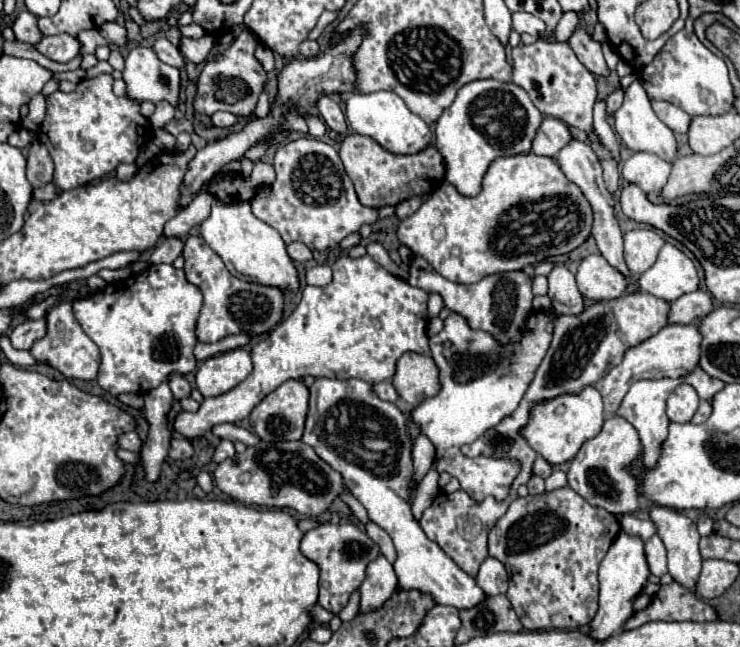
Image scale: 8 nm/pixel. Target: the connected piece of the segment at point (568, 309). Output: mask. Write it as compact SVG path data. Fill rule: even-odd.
M554 266L548 274L548 296L556 314L580 314L584 310L574 274L566 266Z

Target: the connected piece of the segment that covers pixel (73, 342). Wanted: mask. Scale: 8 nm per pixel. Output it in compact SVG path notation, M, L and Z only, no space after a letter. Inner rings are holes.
M62 300L52 310L48 310L48 334L46 338L38 340L38 346L30 348L30 354L52 368L56 368L66 378L80 378L80 380L94 380L100 366L100 352L98 346L84 334L80 324L72 314L72 302Z

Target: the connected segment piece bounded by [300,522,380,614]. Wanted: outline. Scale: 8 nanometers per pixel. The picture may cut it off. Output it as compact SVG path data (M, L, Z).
M324 522L312 530L308 530L302 540L300 540L300 552L312 560L318 570L320 570L320 582L318 582L318 604L326 608L332 614L338 614L350 594L360 588L364 574L366 574L366 564L378 558L380 548L374 544L366 532L362 532L354 524L330 524Z

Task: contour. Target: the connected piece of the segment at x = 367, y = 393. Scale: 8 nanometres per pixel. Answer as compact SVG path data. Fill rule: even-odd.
M317 378L309 388L309 408L306 416L306 428L302 434L302 442L312 446L314 452L328 462L334 470L344 476L344 484L348 490L360 500L360 504L368 510L368 516L374 524L384 528L394 540L398 558L394 562L394 570L398 576L400 590L418 590L422 594L430 594L436 604L454 606L458 610L472 608L480 604L486 594L472 576L468 576L462 568L458 568L438 544L426 538L420 524L414 520L410 512L410 486L412 486L412 442L406 428L406 416L392 404L380 400L372 386L364 380L352 378L339 380L337 378ZM334 418L338 432L332 434L332 444L326 440L326 420ZM348 434L356 436L360 442L364 438L380 438L388 440L388 458L386 452L380 456L378 468L362 468L358 456L350 450Z

